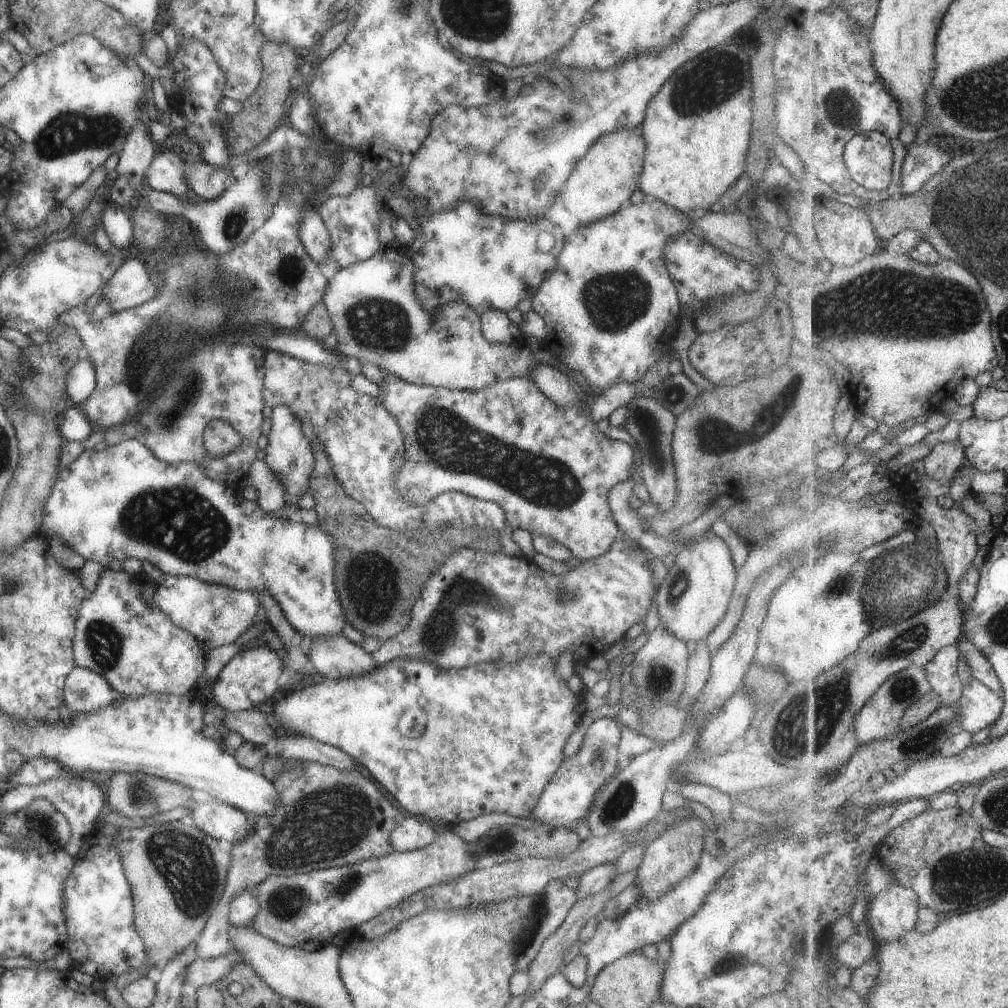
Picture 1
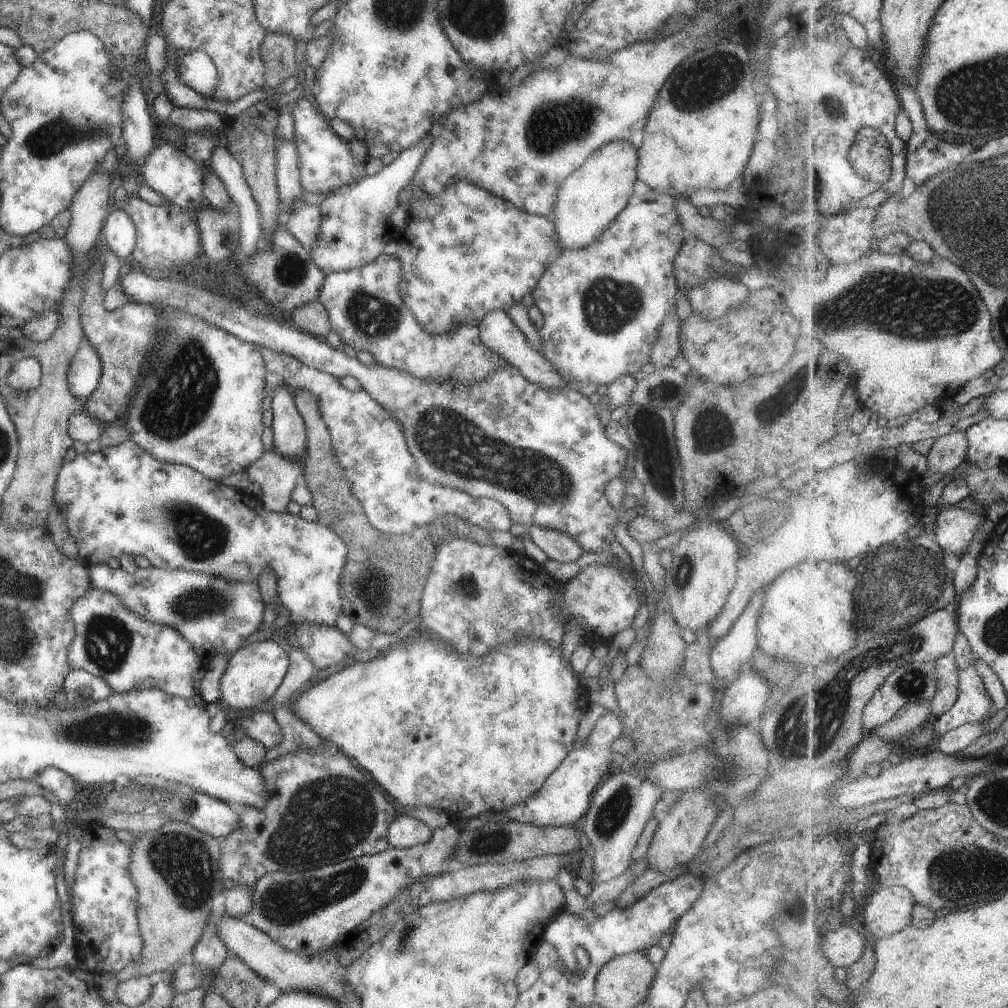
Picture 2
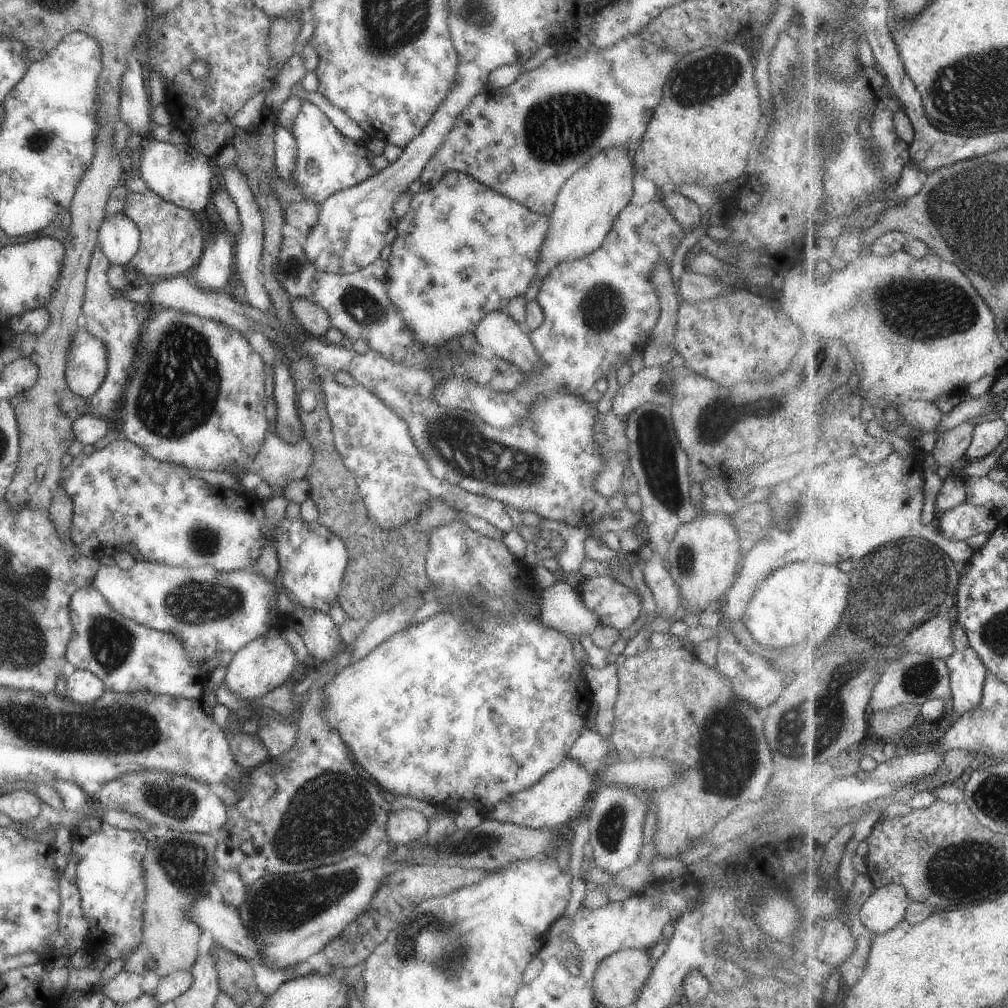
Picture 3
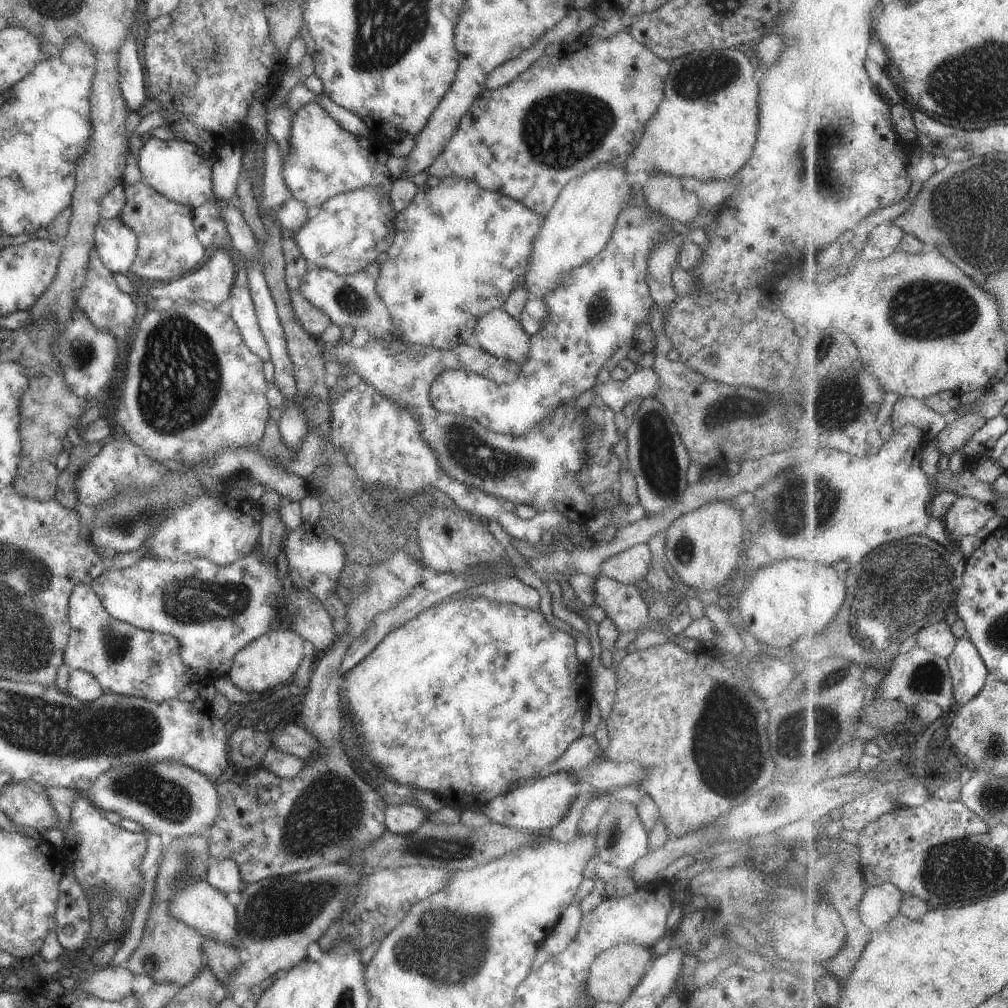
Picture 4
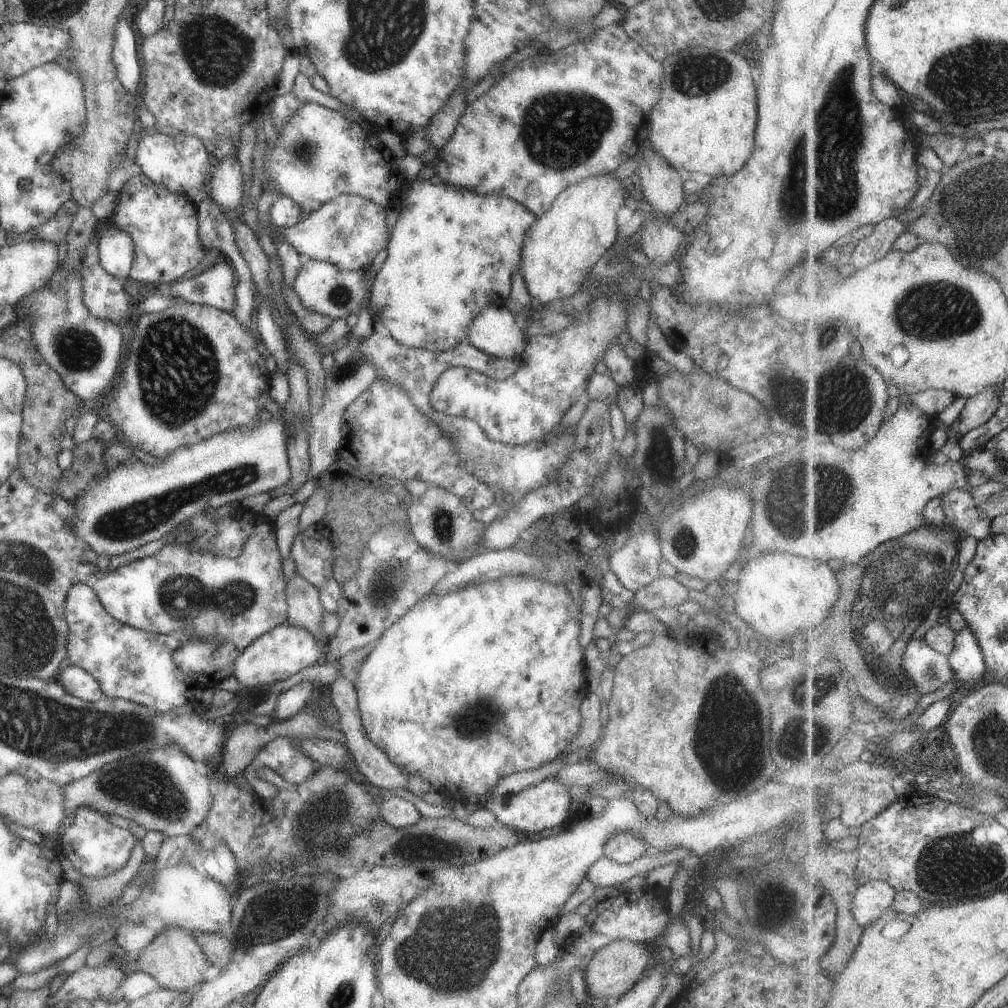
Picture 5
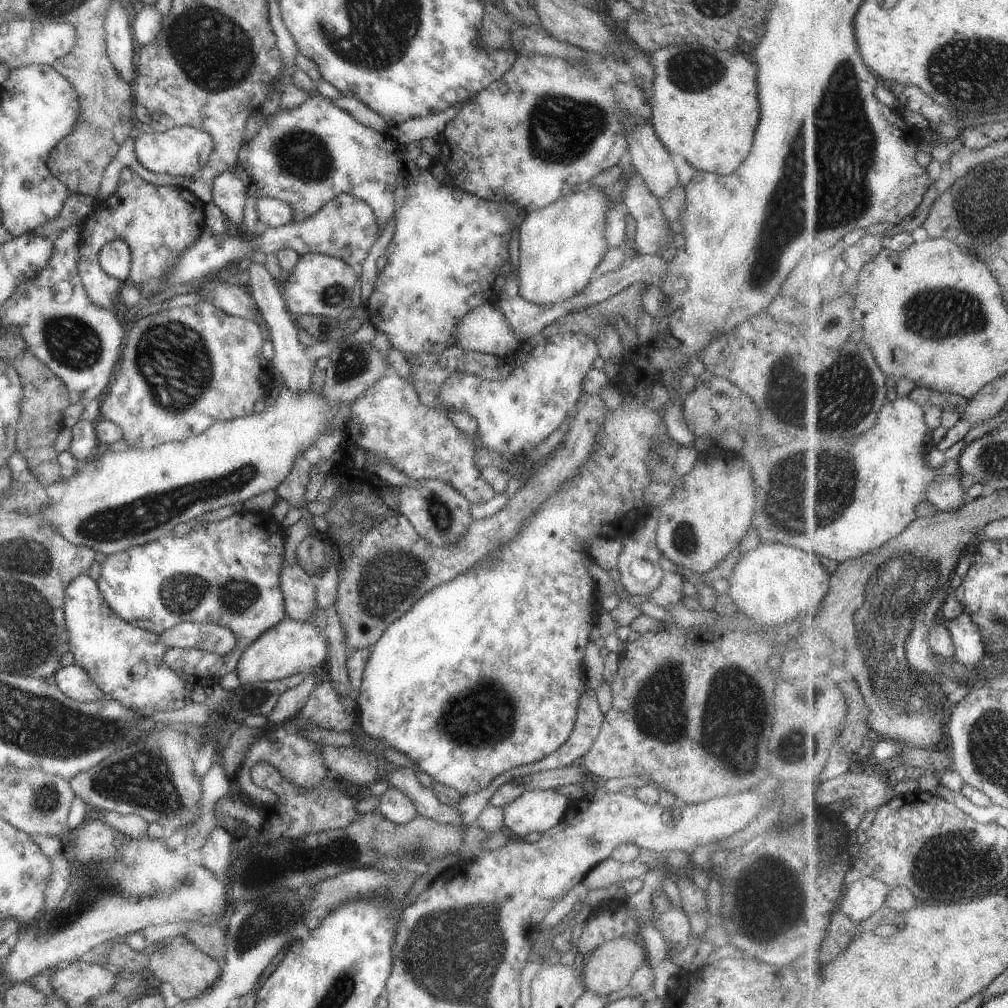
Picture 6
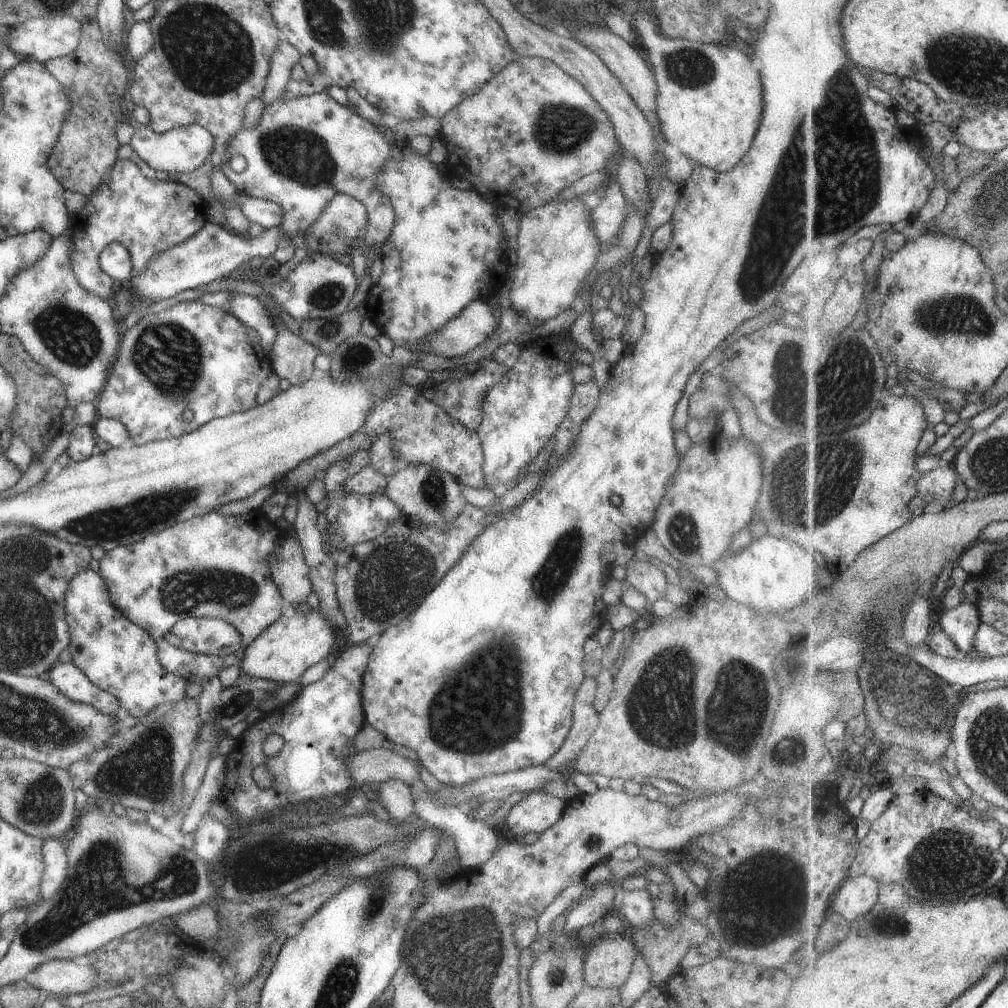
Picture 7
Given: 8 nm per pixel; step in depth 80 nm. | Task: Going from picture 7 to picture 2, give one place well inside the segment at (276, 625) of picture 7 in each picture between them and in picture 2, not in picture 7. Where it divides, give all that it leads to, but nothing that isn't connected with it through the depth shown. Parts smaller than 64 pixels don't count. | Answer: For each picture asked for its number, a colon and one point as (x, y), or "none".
2: (252, 673)
3: (266, 661)
4: (270, 660)
5: (280, 652)
6: (289, 647)

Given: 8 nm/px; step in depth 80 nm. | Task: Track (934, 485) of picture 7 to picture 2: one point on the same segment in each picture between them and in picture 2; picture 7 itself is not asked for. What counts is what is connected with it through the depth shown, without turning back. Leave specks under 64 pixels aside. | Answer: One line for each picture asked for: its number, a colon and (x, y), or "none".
2: (955, 528)
3: (964, 521)
4: (967, 516)
5: (962, 513)
6: (945, 492)

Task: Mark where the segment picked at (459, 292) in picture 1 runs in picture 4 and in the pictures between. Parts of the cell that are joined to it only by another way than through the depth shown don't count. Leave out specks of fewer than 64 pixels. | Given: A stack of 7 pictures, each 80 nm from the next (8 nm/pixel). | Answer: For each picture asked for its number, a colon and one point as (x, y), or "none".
2: (463, 252)
3: (461, 250)
4: (457, 251)

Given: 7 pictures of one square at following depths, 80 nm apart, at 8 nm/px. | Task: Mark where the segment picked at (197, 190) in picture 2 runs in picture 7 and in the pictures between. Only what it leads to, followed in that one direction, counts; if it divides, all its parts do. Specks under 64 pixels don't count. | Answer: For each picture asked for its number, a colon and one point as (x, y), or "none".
3: (174, 173)
4: (174, 169)
5: (179, 163)
6: (180, 151)
7: (184, 148)

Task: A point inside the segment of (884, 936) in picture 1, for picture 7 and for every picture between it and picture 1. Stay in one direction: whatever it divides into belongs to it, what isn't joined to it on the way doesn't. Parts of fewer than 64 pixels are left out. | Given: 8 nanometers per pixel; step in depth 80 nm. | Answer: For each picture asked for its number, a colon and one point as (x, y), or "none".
2: (886, 912)
3: (884, 911)
4: (881, 905)
5: (874, 899)
6: (863, 898)
7: (858, 896)

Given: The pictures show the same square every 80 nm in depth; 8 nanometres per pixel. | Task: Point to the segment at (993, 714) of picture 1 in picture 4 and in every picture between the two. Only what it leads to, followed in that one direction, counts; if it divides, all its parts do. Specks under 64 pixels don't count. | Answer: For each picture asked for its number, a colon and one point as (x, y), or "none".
2: (974, 705)
3: (968, 673)
4: (969, 672)

